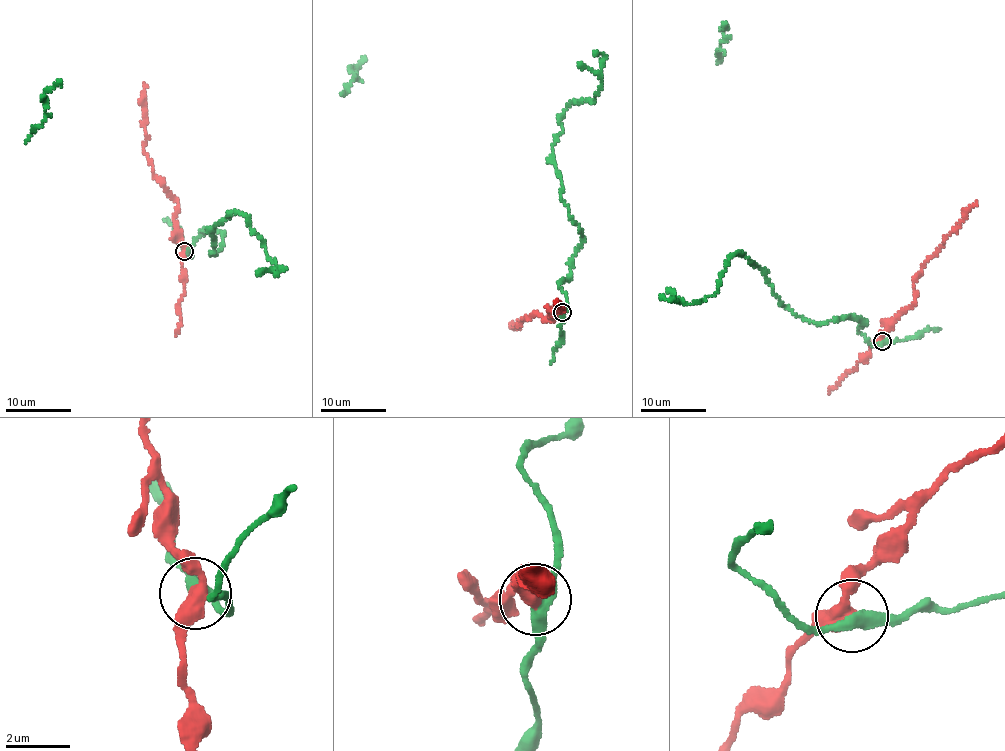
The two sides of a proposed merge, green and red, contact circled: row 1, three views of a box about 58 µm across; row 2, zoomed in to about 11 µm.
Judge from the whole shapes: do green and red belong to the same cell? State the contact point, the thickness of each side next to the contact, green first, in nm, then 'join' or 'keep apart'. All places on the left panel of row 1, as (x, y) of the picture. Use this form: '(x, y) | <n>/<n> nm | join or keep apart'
(184, 251) | 360/460 nm | keep apart

